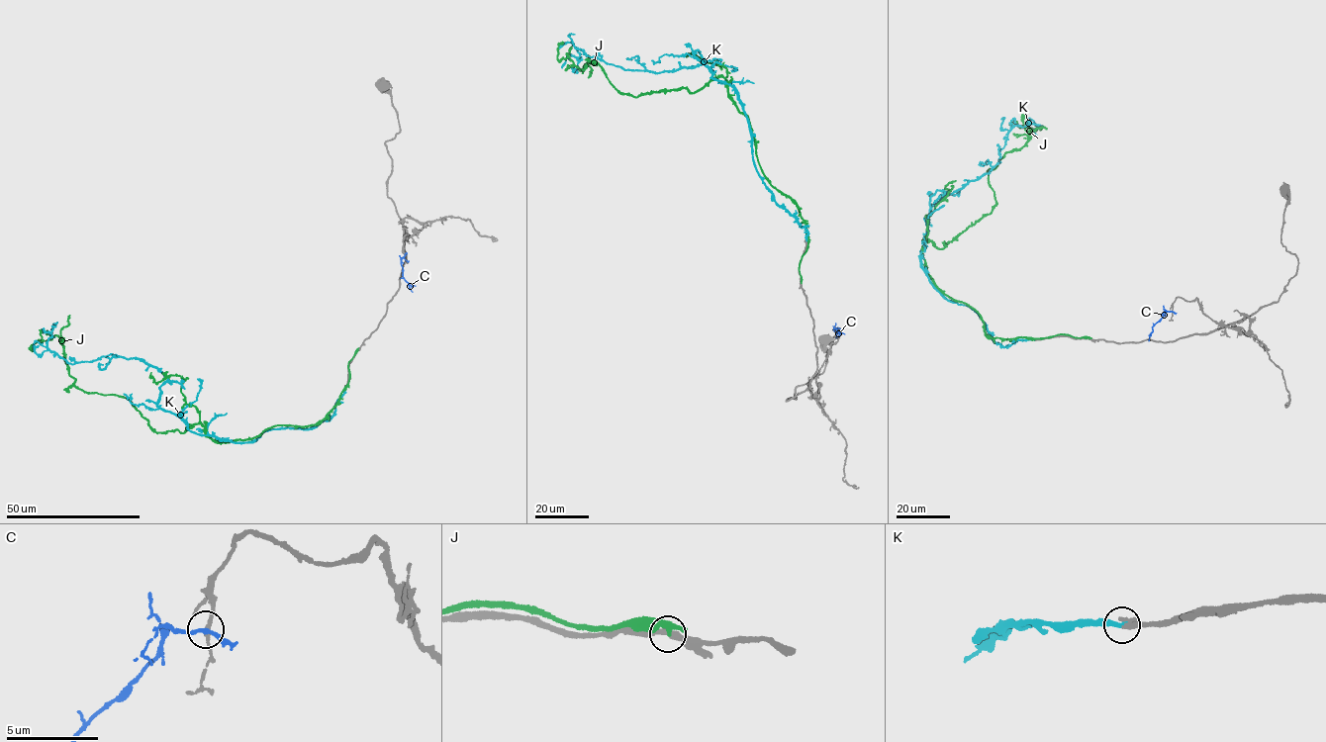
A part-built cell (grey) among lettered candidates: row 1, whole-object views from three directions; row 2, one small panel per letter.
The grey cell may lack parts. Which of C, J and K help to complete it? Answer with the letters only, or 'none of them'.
K

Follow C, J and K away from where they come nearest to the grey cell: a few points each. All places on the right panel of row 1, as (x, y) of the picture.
C: (1172, 311), (1166, 311), (1153, 325), (1148, 341)
J: (1089, 338), (990, 336), (926, 269), (925, 238), (941, 248), (996, 202), (990, 171), (1031, 135), (1009, 125)
K: (1034, 339), (995, 342), (920, 256), (930, 196), (989, 173), (1013, 127), (1032, 134)

